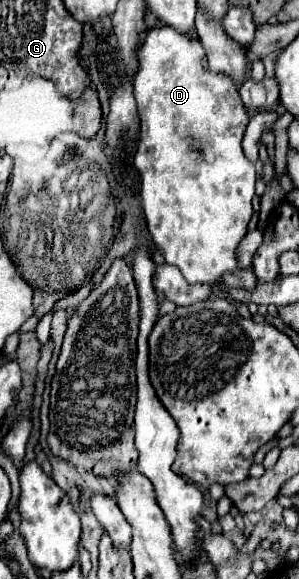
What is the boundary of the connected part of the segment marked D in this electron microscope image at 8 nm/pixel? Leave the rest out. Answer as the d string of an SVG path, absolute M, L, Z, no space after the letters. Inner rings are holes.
M157 25L153 29L149 29L149 35L145 39L145 43L139 47L137 51L139 57L139 69L133 75L133 93L135 93L135 101L137 101L137 111L139 111L139 119L141 119L141 139L139 139L139 147L135 153L135 167L139 171L141 177L141 188L139 192L143 215L147 219L147 227L153 235L155 245L165 253L165 261L169 265L175 265L181 269L183 277L187 283L195 285L195 283L215 283L221 279L223 273L231 273L237 271L237 257L235 257L235 247L239 245L239 241L245 237L247 233L247 223L253 215L253 197L255 197L255 179L257 179L257 171L255 165L245 157L241 141L245 135L245 127L249 123L247 111L239 99L239 91L235 87L235 83L231 83L231 79L227 79L227 75L215 75L209 71L207 67L207 59L205 59L205 51L197 39L195 33L187 33L187 35L179 35L173 27L167 25Z

